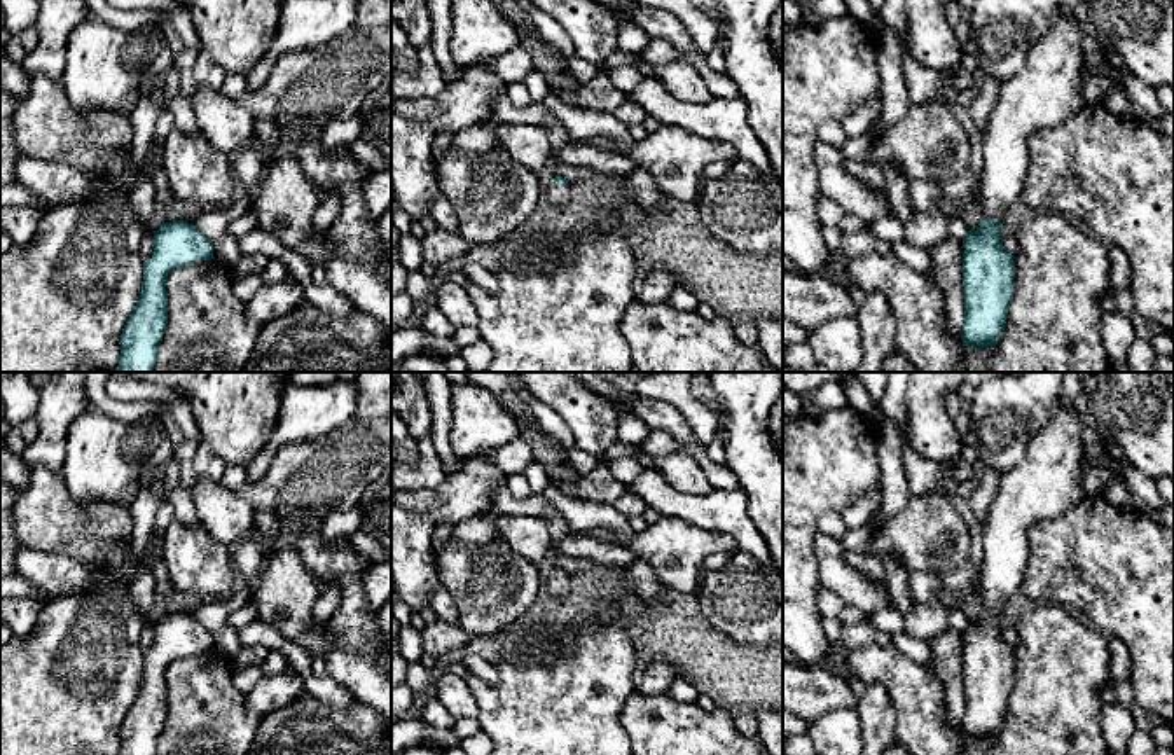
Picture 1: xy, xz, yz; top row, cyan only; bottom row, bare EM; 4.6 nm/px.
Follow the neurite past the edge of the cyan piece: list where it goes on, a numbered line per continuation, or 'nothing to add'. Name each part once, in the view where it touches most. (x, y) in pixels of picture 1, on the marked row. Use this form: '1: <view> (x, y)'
1: xz (558, 194)

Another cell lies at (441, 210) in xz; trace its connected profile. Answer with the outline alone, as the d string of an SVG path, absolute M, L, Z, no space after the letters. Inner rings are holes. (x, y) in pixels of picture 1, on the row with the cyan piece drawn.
M440 190L432 201L430 215L440 229L451 234L459 232L456 211L451 201Z

